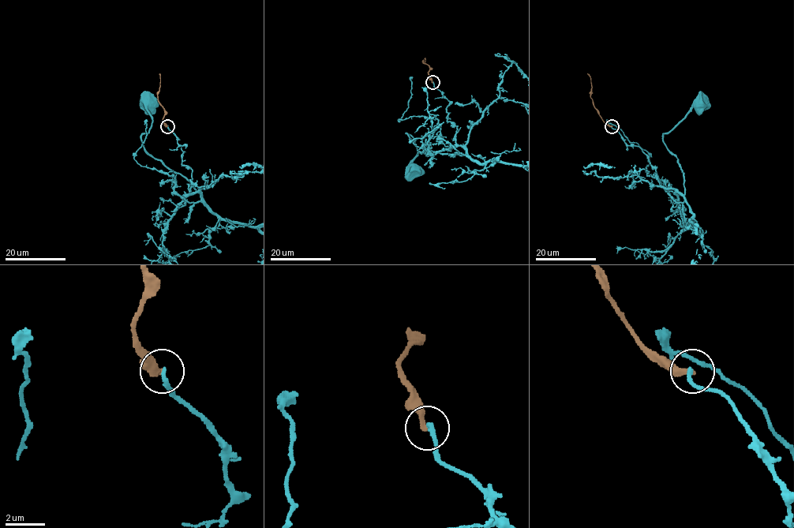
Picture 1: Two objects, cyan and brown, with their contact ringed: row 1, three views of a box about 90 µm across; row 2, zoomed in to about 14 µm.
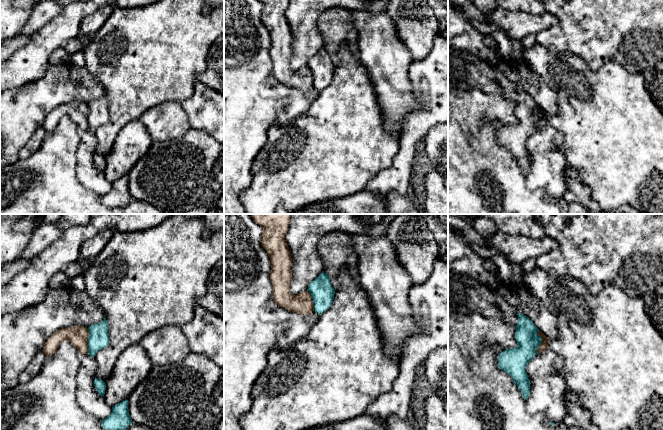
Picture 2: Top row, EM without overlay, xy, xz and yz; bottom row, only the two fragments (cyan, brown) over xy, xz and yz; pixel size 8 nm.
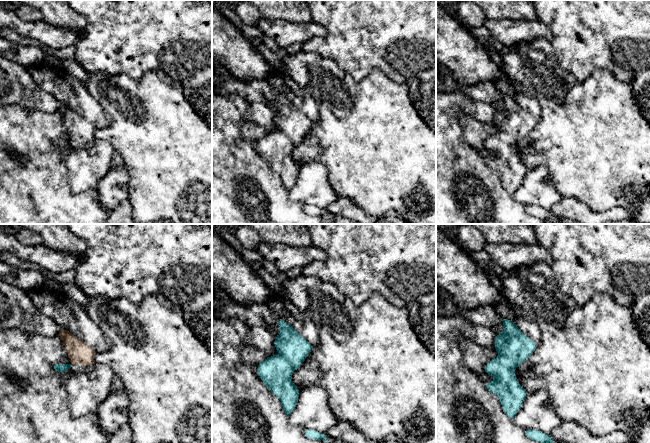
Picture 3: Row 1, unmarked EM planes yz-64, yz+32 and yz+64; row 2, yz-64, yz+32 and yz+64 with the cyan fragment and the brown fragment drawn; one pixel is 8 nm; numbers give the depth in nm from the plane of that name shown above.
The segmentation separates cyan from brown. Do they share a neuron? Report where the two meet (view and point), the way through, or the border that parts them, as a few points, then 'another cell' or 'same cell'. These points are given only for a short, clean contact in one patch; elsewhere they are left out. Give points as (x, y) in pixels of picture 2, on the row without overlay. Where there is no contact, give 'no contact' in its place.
contact xy (88, 117); border xy (87, 104), (88, 129); another cell

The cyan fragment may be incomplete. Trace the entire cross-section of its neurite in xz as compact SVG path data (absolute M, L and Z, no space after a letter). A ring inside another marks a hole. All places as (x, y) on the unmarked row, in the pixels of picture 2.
M322 48L314 57L308 61L307 67L311 70L314 87L321 91L334 76L335 65L330 59L330 52Z

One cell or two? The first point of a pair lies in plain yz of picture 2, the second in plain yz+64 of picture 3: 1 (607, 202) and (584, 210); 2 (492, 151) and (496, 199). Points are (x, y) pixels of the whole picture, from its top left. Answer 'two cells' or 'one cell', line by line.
1: two cells
2: one cell

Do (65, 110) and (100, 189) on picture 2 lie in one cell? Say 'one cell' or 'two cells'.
one cell

